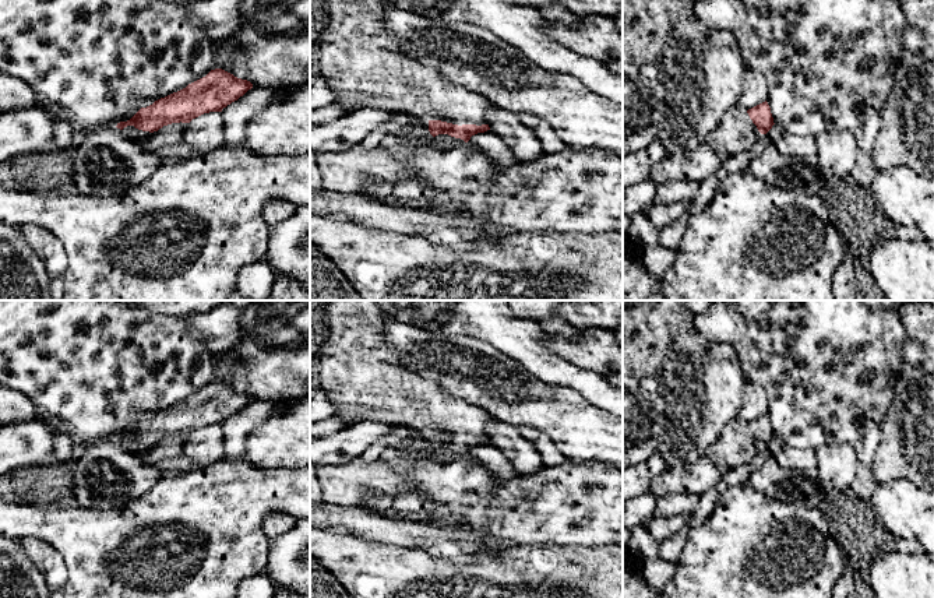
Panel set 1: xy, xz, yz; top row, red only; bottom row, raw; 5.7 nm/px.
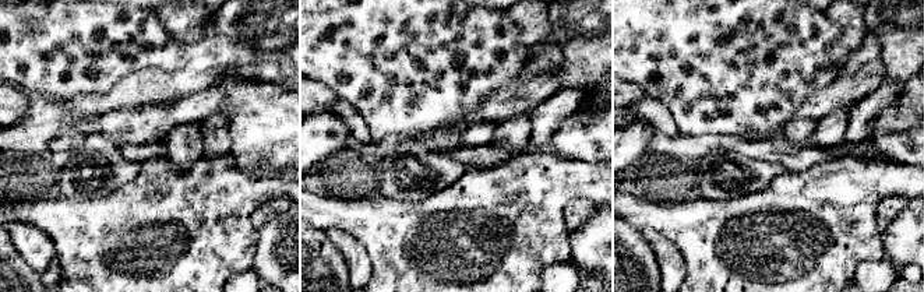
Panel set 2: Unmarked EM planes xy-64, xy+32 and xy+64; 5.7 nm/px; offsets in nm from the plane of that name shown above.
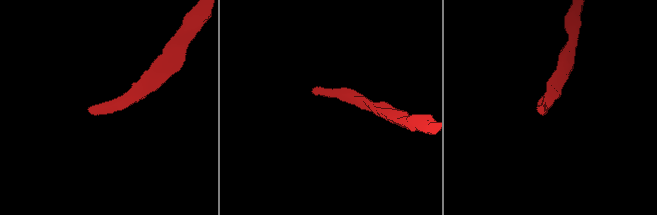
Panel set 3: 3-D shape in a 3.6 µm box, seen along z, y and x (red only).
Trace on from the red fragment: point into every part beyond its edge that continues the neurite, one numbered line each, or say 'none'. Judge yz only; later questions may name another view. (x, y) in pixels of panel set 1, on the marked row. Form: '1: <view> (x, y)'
1: yz (736, 133)

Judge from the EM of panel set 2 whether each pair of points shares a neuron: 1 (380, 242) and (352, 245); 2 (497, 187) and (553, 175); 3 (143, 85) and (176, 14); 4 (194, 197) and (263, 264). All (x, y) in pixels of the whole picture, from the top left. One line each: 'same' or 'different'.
1: different
2: same
3: different
4: different

